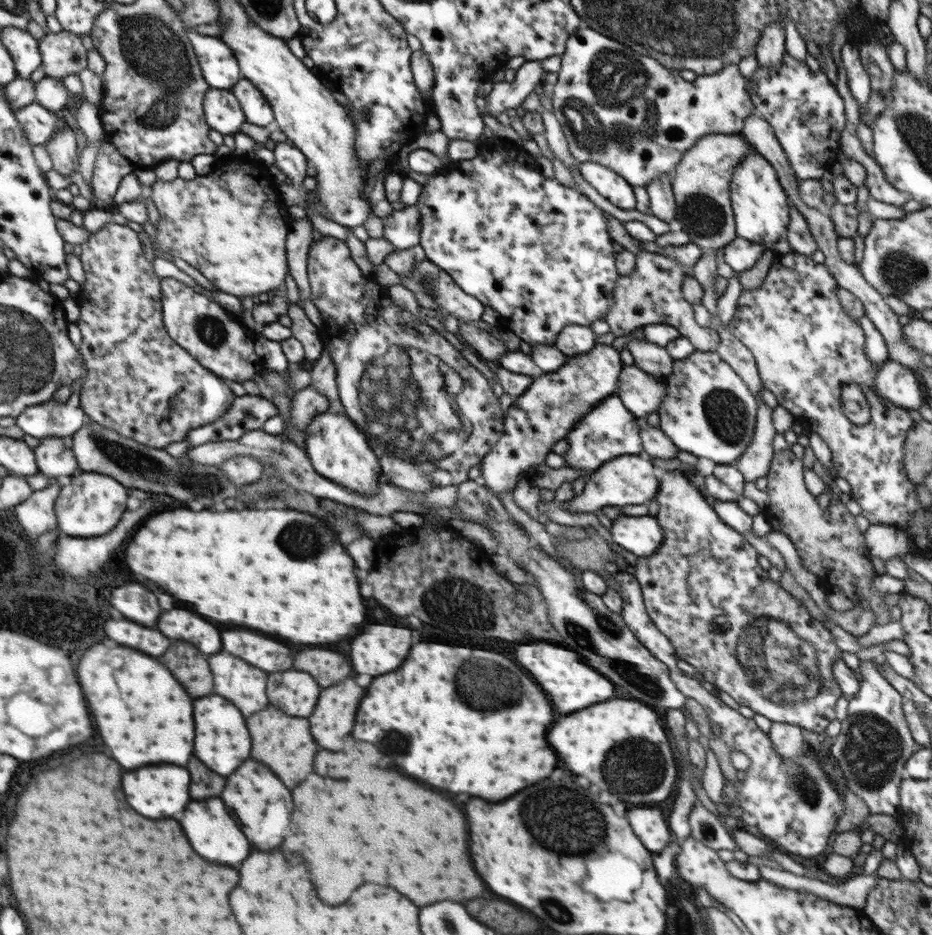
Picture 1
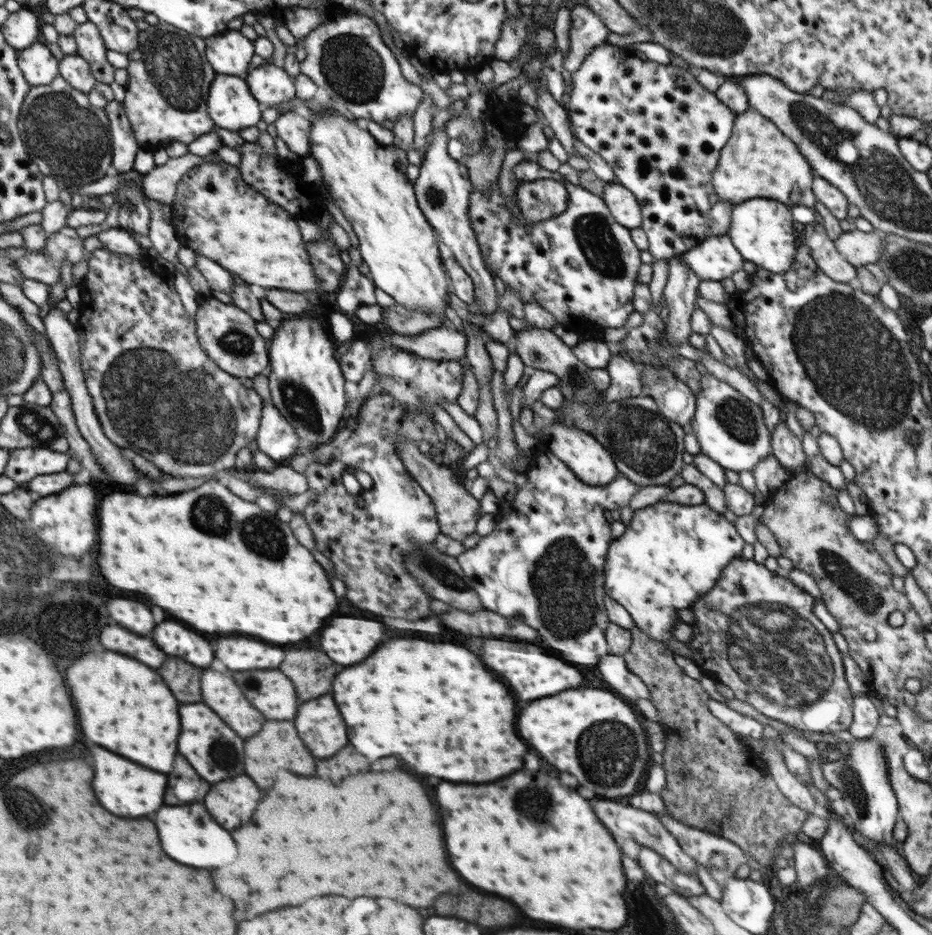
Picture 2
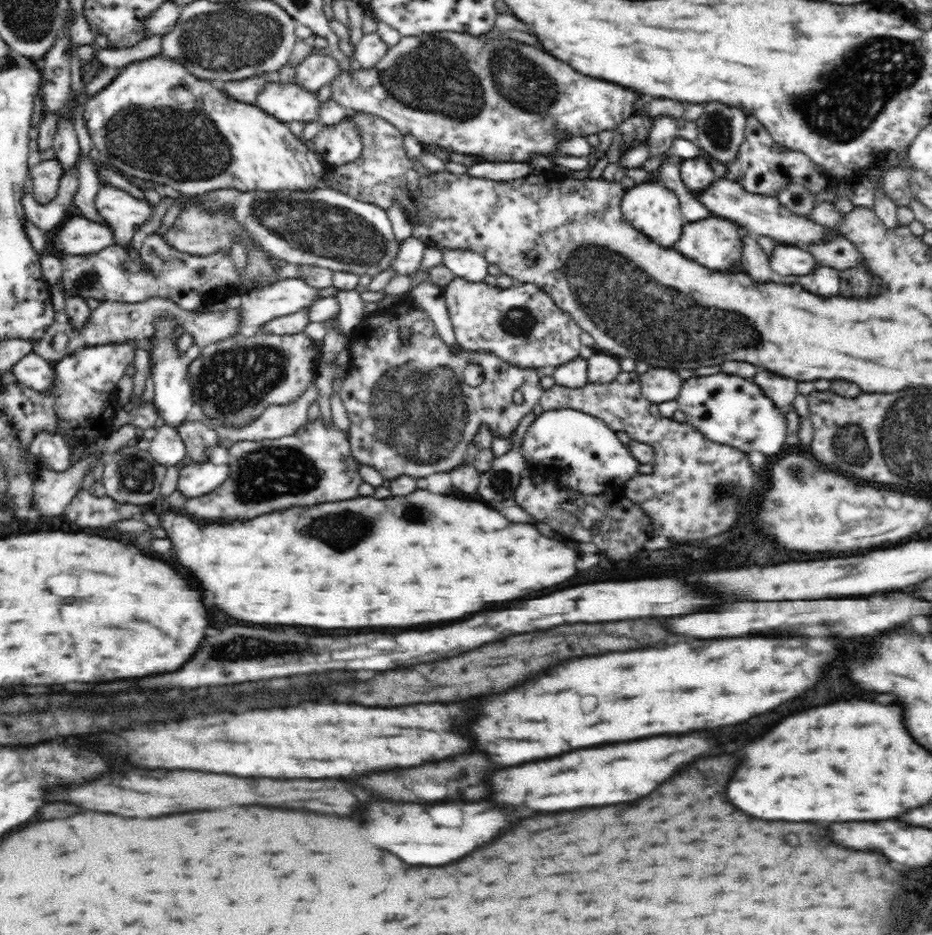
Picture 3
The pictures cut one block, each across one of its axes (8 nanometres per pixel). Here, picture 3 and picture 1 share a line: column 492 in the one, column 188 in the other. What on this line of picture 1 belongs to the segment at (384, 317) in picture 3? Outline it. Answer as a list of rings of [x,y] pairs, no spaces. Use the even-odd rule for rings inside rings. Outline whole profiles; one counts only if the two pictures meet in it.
[[[109,222],[102,227],[102,230],[90,233],[87,241],[81,244],[82,252],[80,252],[79,257],[81,258],[81,263],[85,270],[85,282],[81,285],[81,289],[74,299],[81,308],[81,313],[76,323],[82,333],[82,344],[80,344],[79,351],[87,368],[87,376],[80,389],[80,402],[86,417],[90,418],[92,421],[106,428],[111,428],[126,438],[132,438],[144,446],[164,449],[174,442],[180,442],[186,439],[192,429],[218,421],[219,418],[227,412],[236,397],[232,394],[232,390],[226,386],[226,380],[220,380],[220,377],[202,366],[198,360],[192,358],[189,351],[180,347],[179,344],[168,335],[166,328],[164,328],[162,316],[160,278],[156,276],[152,264],[142,256],[142,246],[140,246],[140,240],[138,240],[136,233],[137,232],[134,232],[134,228],[130,230],[130,228],[126,228],[126,225],[112,224]]]

